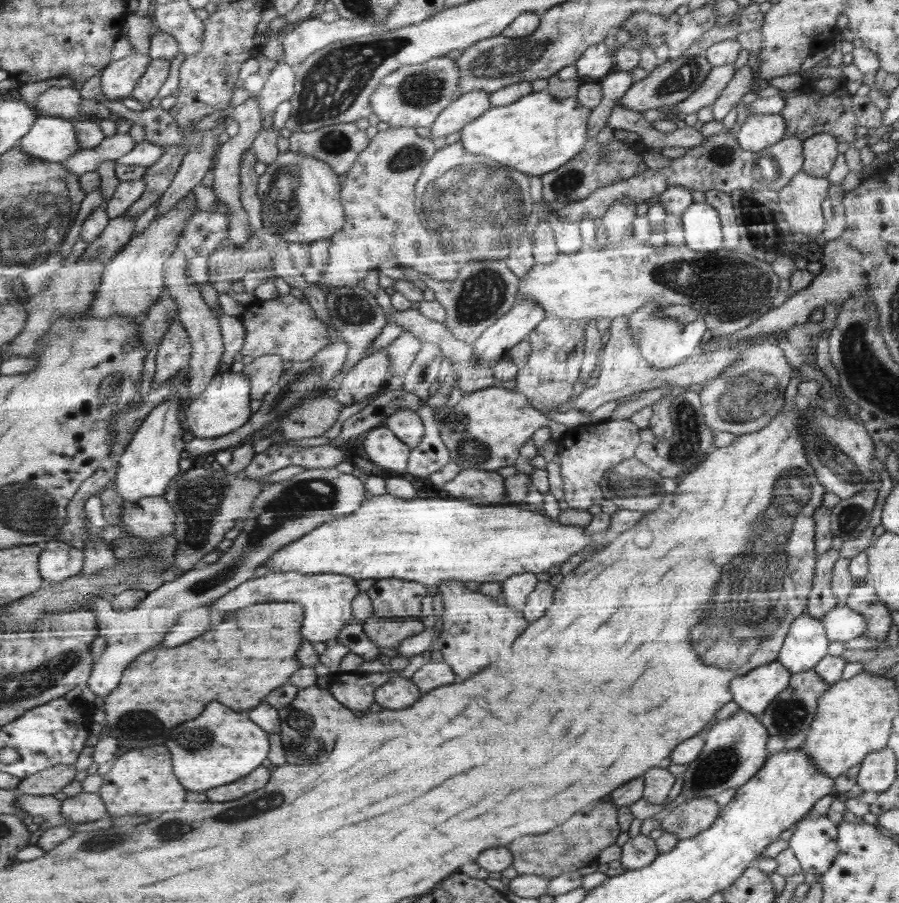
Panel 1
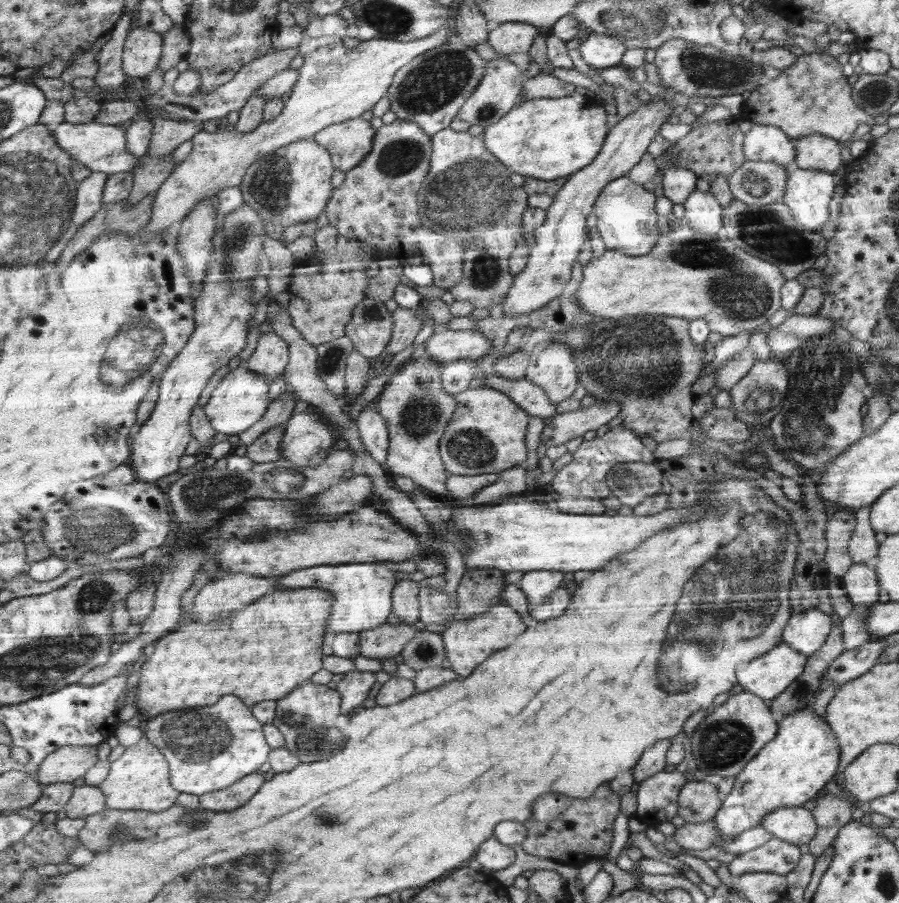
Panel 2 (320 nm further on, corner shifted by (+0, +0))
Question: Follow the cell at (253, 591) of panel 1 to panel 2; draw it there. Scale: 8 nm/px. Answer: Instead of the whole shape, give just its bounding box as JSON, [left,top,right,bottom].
[277,563,397,634]

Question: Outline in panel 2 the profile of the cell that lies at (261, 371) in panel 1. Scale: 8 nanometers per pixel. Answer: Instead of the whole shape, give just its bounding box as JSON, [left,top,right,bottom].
[246,331,289,383]

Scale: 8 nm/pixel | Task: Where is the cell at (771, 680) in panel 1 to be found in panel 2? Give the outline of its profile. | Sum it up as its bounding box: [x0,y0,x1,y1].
[736,640,808,701]

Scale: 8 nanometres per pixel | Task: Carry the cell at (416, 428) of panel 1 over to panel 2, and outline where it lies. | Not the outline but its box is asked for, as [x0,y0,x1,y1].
[376,354,457,496]

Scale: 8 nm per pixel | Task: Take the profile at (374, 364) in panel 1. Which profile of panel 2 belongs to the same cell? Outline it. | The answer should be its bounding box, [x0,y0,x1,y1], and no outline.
[386,307,423,356]

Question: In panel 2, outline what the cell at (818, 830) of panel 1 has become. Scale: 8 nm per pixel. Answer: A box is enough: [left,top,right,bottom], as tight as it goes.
[762,807,819,846]

